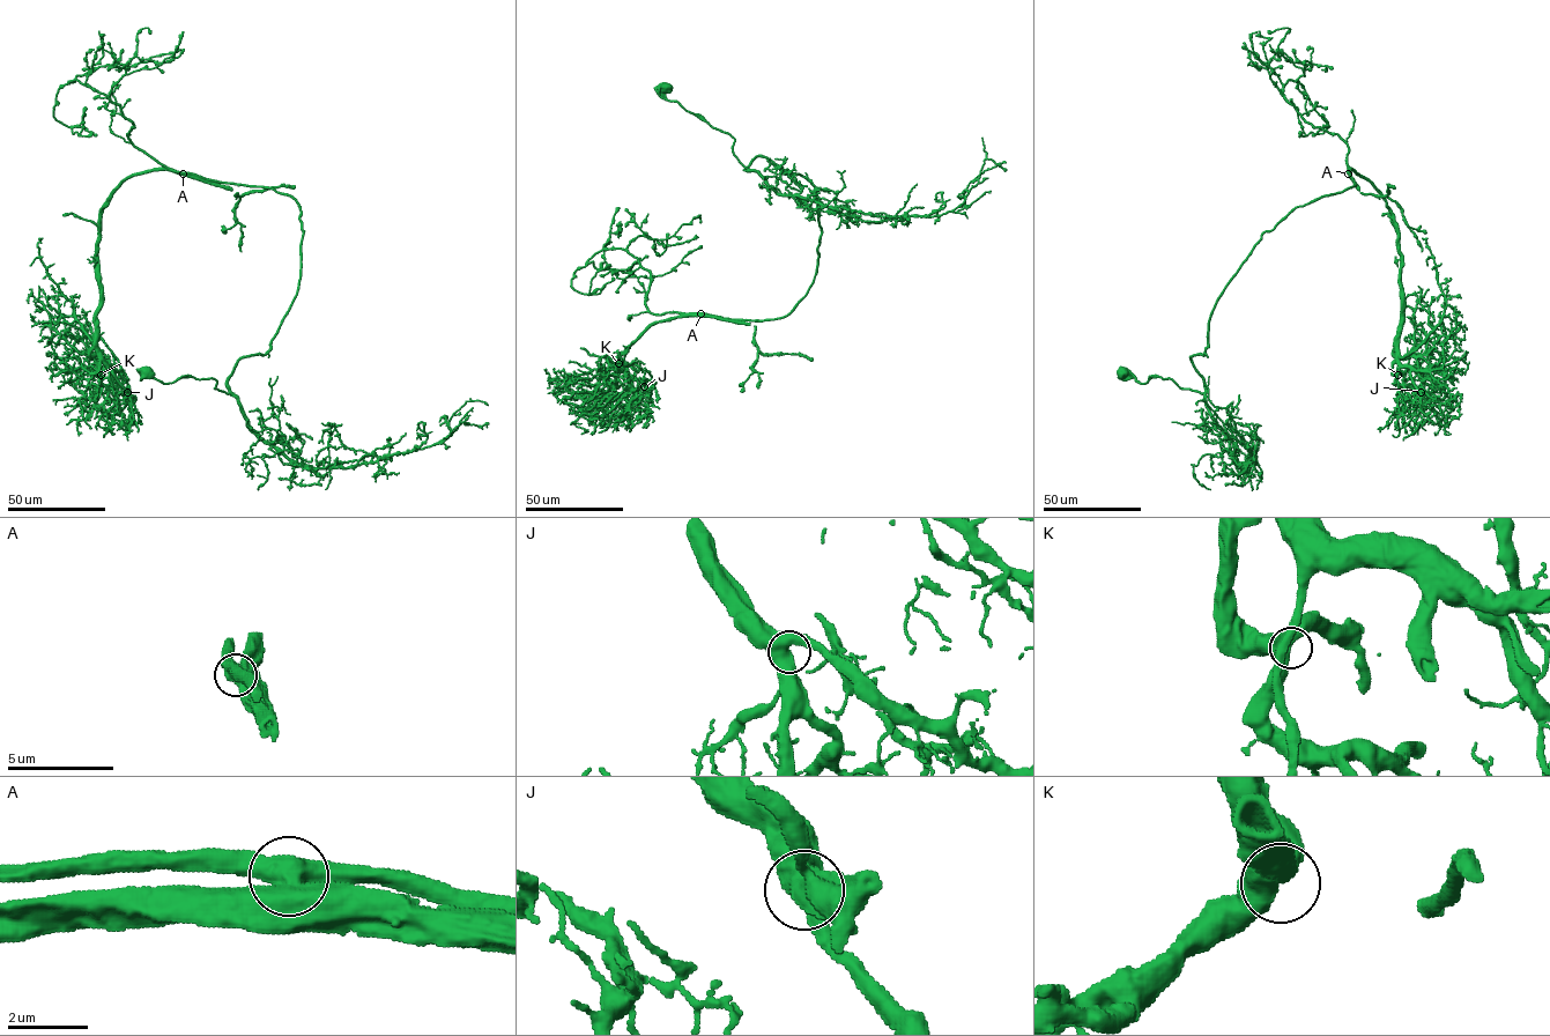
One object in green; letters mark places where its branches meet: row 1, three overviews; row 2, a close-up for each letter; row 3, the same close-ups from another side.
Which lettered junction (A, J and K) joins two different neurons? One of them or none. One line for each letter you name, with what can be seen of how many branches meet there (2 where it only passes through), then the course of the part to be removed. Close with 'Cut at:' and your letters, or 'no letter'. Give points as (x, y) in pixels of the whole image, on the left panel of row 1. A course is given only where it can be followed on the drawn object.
A: 3 branches meet; foreign part runs (183, 172), (299, 207), (297, 294), (228, 378), (260, 436), (354, 467), (488, 405)
Cut at: A

